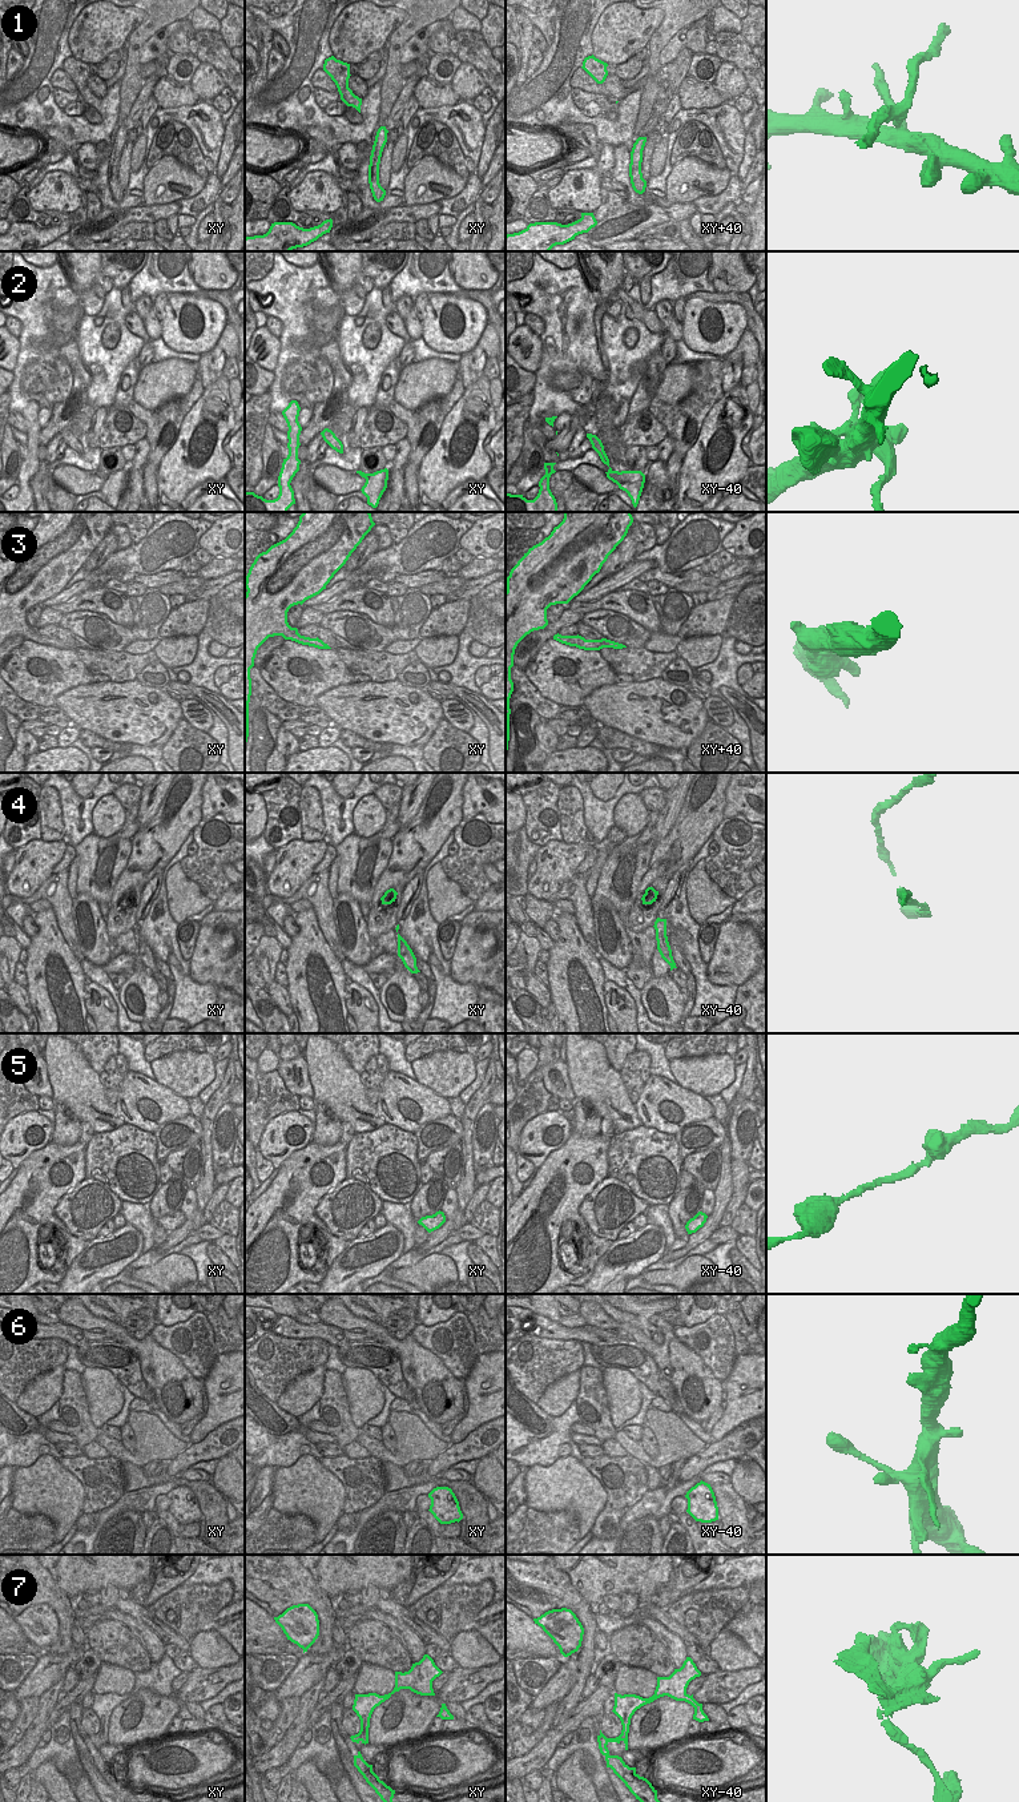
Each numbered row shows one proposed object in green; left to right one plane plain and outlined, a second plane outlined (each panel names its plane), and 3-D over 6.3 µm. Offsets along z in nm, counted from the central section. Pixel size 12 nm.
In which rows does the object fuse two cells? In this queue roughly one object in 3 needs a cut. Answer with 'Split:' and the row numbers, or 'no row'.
Split: 1, 2, 7

